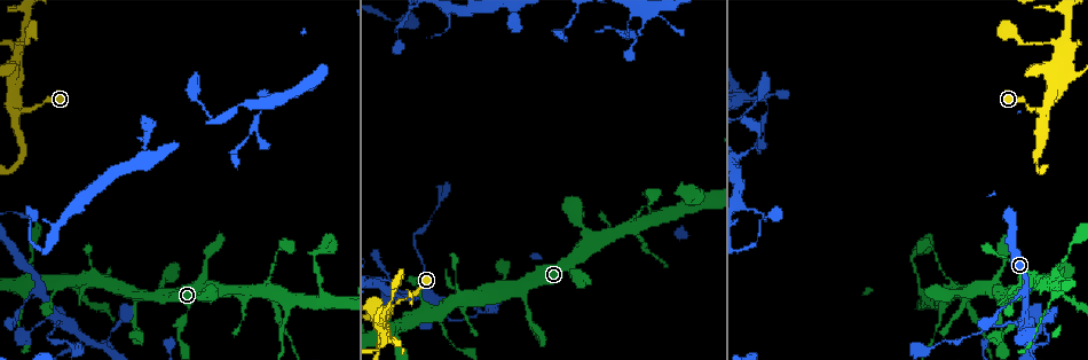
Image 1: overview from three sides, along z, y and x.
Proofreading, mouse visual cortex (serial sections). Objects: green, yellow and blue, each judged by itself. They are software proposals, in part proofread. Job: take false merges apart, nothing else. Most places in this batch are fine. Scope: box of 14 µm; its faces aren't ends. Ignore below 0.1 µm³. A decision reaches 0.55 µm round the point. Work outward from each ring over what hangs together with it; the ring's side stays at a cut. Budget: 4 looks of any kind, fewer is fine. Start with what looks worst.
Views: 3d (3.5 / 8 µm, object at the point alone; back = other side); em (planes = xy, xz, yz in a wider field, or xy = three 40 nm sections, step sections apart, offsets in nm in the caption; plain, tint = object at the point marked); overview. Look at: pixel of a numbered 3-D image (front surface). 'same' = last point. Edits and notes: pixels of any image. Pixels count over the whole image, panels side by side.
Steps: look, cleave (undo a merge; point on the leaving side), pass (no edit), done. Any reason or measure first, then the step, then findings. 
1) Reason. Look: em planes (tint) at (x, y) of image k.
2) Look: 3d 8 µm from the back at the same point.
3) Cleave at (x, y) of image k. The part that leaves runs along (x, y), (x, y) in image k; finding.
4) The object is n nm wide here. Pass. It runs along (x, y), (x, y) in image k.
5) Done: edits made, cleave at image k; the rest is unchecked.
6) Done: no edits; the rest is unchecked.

Four arms meet. Look: 3d 3.5 µm at (417, 299) of image 1.

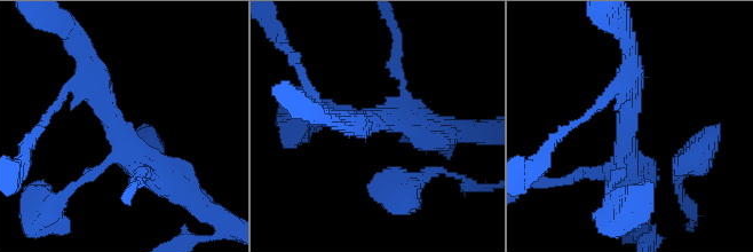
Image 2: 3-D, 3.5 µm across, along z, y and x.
4 arms meet here; the arms are 150, 150, 300, 350 nm wide; need the tissue. Look: em planes (tint) at (377, 122) of image 2.

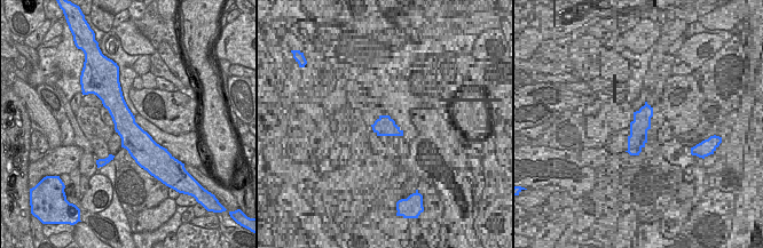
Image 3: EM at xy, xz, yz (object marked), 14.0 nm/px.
Pass. It runs along (90, 73), (116, 133), (179, 186) in image 2; one cell here.

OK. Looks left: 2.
Sharp bend. Look: 3d 8 µm at (104, 345) of image 1.

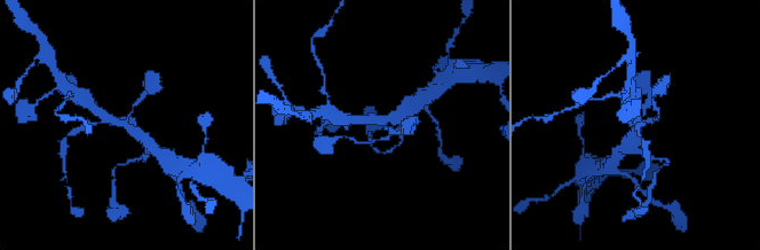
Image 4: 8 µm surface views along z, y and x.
Look: 3d 3.5 µm from the back at (383, 121) of image 4.

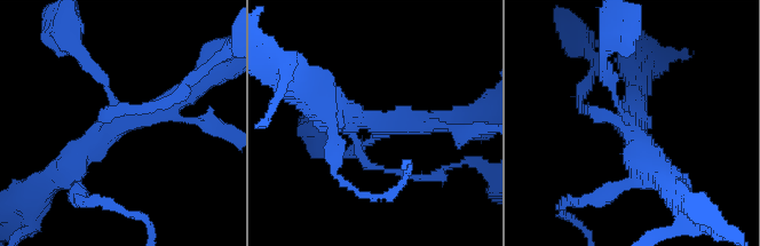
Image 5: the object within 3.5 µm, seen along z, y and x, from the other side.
Pass. It runs along (448, 119), (359, 122), (370, 166) in image 5; all the same cell.

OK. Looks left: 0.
Done: no edits; the rest is unchecked.

